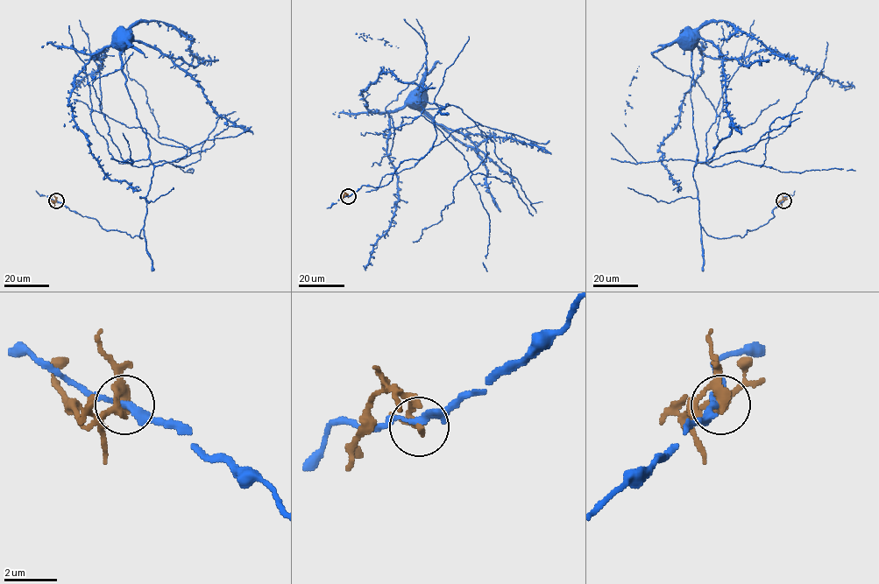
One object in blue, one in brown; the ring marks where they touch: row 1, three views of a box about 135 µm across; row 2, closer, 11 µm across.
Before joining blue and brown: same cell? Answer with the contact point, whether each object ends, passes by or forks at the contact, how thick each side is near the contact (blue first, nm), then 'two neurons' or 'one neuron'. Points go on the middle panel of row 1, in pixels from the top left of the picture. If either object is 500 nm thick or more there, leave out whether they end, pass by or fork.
(348, 196) | blue passes by | brown passes by | 240/240 nm | two neurons

